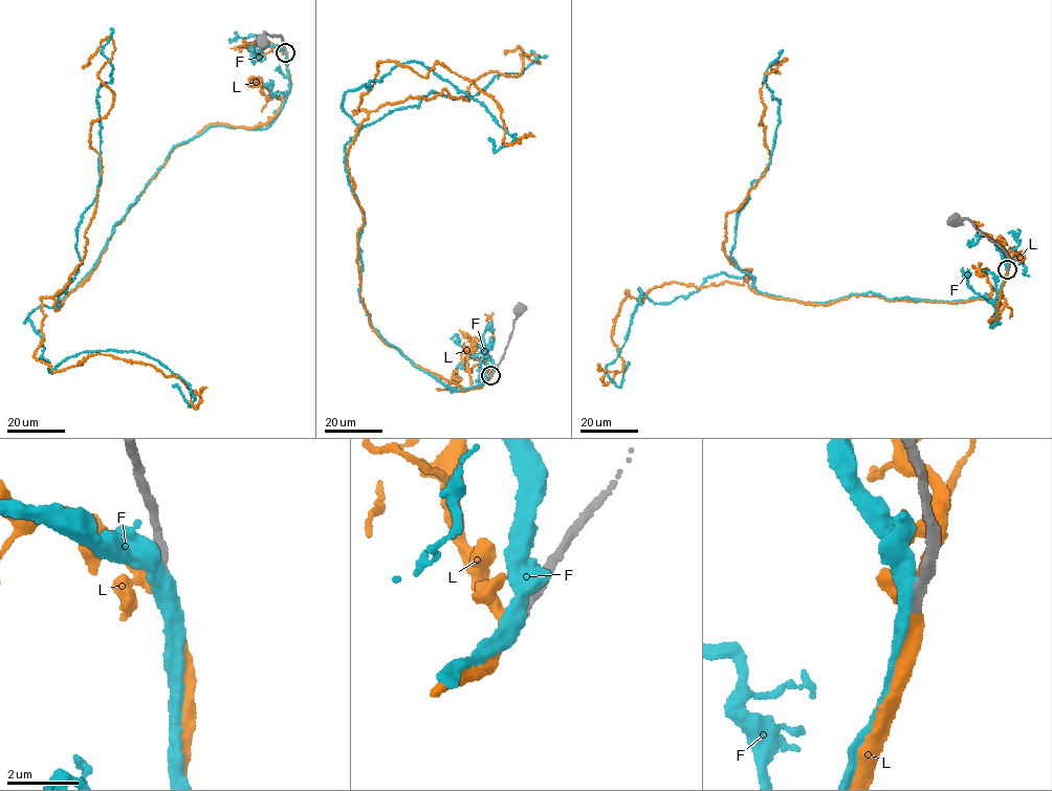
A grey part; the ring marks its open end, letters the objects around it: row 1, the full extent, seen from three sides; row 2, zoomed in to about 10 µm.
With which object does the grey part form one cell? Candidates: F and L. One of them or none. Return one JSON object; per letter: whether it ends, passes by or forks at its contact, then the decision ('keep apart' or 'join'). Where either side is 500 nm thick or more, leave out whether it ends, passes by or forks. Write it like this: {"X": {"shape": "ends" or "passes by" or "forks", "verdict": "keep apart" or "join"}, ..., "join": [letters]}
{"F": {"shape": "passes by", "verdict": "keep apart"}, "L": {"shape": "forks", "verdict": "join"}, "join": ["L"]}

